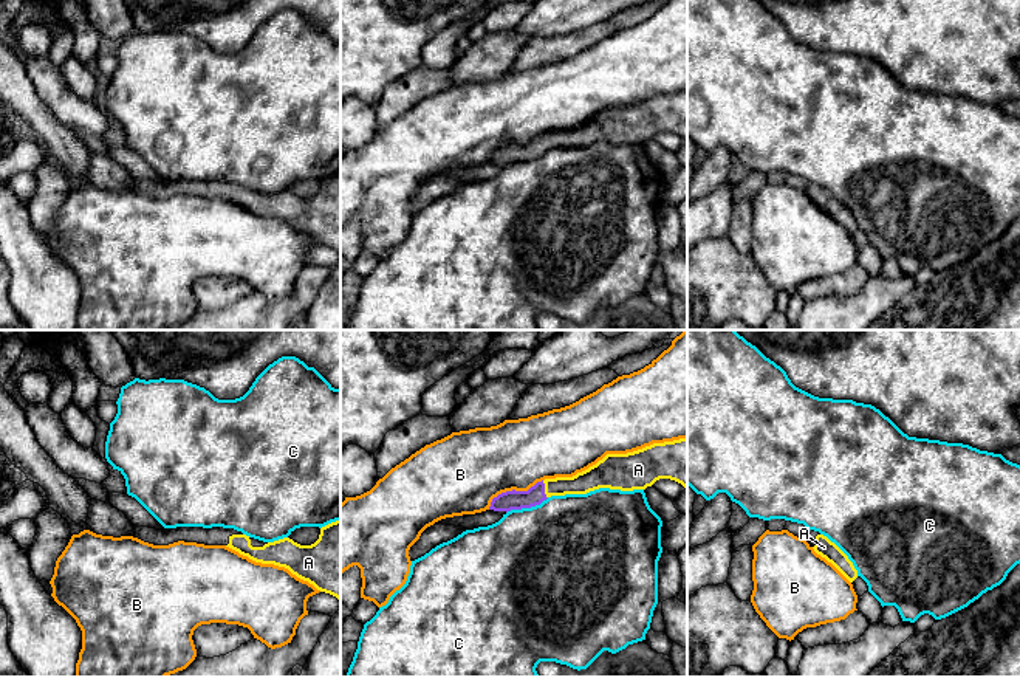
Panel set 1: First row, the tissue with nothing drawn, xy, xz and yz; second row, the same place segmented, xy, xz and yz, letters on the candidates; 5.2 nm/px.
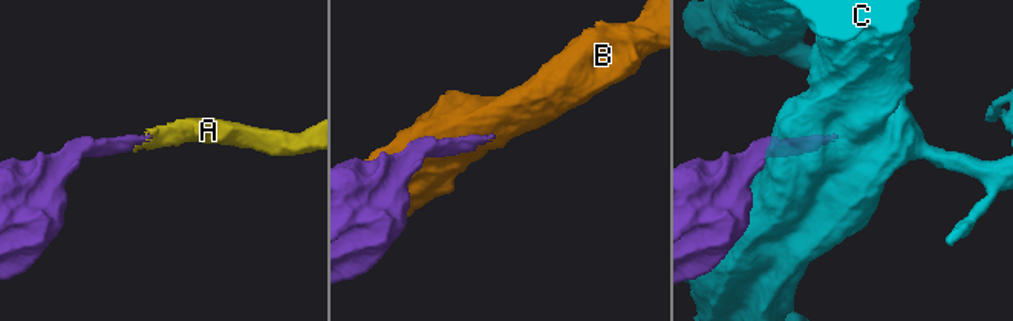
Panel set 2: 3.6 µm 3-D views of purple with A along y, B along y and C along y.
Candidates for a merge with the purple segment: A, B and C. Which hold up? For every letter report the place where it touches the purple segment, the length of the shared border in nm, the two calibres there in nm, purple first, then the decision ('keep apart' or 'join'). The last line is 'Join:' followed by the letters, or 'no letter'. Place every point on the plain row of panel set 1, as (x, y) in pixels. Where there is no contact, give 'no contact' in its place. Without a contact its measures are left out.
A: contact xz (544, 143); length 100 nm; calibres 100 and 120 nm; join
B: contact xz (513, 143); length 320 nm; calibres 100 and 380 nm; keep apart
C: contact xz (527, 160); length 240 nm; calibres 100 and 500 nm; keep apart
Join: A

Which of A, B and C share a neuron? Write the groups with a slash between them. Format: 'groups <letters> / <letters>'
groups A / B / C

